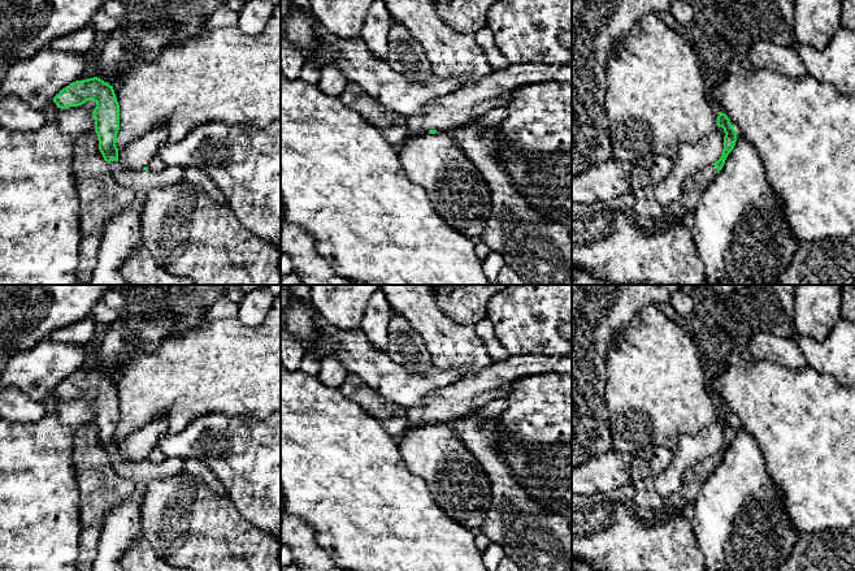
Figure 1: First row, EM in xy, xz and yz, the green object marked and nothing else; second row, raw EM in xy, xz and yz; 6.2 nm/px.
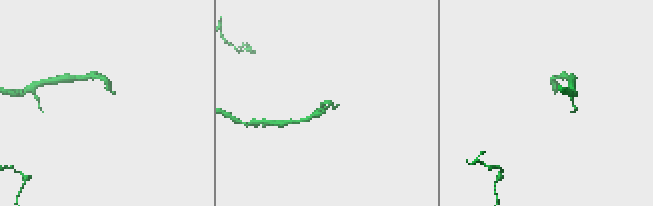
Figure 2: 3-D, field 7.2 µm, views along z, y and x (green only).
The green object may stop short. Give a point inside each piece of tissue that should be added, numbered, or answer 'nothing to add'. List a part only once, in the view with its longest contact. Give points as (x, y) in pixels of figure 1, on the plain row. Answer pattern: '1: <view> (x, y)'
1: xz (465, 394)

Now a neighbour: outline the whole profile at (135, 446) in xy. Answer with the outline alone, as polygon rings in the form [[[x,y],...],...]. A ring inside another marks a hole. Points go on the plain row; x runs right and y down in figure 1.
[[[161,415],[118,441],[118,454],[133,463],[142,462],[166,433],[168,421]]]

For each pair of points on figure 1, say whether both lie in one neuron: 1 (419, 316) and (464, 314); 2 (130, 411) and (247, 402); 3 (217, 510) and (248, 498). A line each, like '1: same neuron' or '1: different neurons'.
1: different neurons
2: same neuron
3: different neurons

